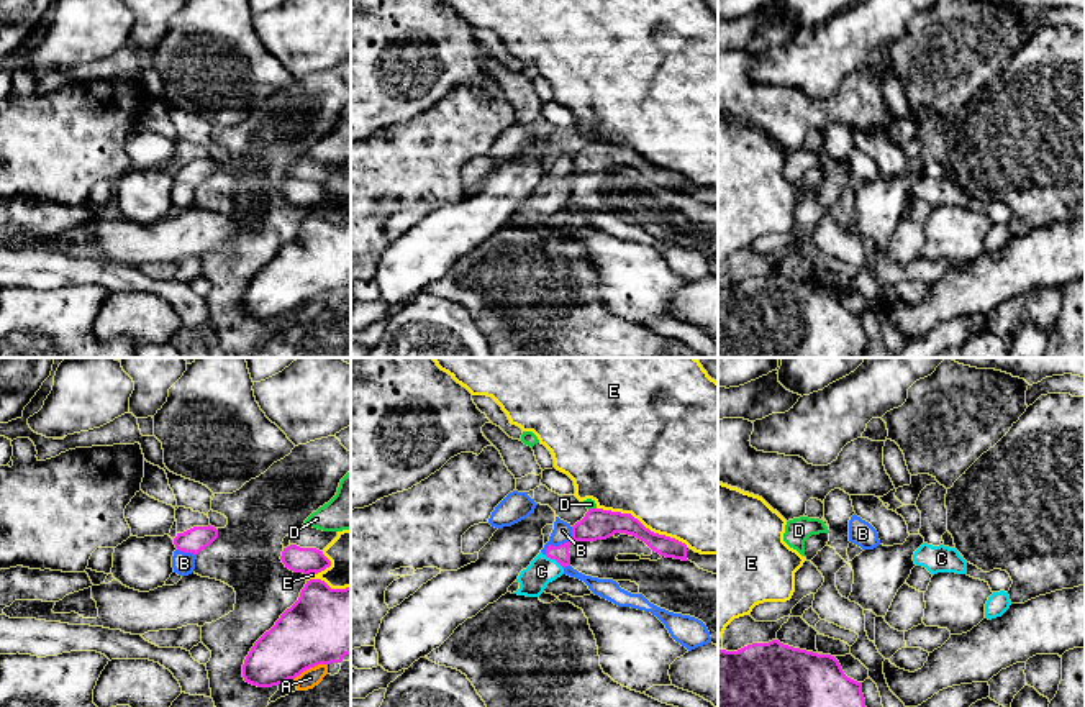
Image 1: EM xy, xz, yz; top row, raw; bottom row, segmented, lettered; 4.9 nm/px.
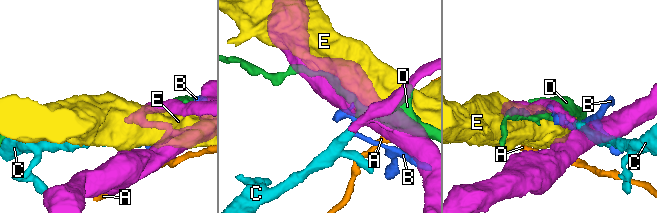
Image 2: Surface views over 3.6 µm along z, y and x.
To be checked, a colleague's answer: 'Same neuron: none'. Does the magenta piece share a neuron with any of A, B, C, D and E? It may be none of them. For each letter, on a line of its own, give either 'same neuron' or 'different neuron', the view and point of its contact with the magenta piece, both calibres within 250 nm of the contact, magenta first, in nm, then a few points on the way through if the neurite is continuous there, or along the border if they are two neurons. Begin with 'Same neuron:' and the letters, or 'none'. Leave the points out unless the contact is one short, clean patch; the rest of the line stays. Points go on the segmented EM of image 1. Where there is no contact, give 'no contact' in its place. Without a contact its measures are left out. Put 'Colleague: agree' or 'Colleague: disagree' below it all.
Same neuron: C
A: different neuron; meets magenta in xy at (310, 666); 360 nm thick on the magenta side, 90 nm on the other; border along xy (326, 663), (310, 666), (294, 678)
B: different neuron; meets magenta in xz at (561, 545); 150 nm thick on the magenta side, 90 nm on the other
C: same neuron; meets magenta in xz at (554, 558); 140 nm thick on the magenta side, 140 nm on the other; runs through xz (594, 525), (582, 530), (554, 558), (541, 571)
D: different neuron; meets magenta in xz at (592, 509); 150 nm thick on the magenta side, 50 nm on the other
E: different neuron; meets magenta in xz at (641, 524); 150 nm thick on the magenta side, 500 nm on the other
Colleague: disagree

